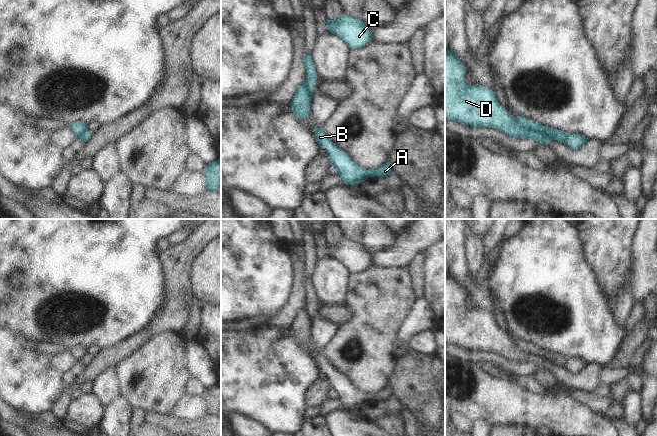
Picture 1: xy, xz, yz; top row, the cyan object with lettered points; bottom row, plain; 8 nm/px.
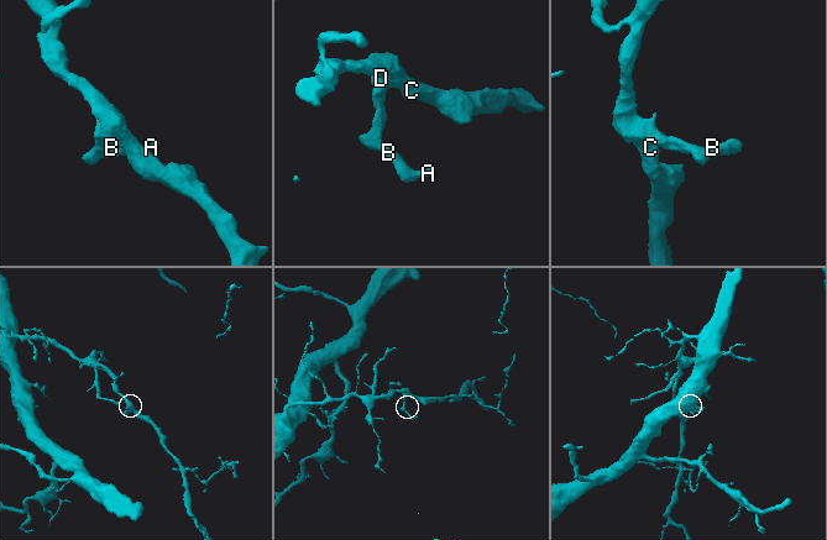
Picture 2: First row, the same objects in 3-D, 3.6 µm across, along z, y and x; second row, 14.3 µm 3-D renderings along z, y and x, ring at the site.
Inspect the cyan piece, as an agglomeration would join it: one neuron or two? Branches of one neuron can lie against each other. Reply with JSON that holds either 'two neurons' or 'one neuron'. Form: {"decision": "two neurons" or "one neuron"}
{"decision": "two neurons"}

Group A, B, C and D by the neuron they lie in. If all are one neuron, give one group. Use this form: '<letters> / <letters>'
A B / C D

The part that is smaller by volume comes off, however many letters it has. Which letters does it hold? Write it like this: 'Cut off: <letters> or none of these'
Cut off: A, B

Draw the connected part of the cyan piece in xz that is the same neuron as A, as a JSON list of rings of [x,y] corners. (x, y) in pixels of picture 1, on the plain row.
[[[314,351],[315,362],[321,372],[326,373],[326,378],[330,387],[334,389],[342,404],[346,409],[358,409],[368,401],[384,401],[390,399],[392,396],[392,387],[388,384],[386,387],[378,391],[376,394],[365,394],[358,390],[350,380],[338,372],[321,354],[321,352]]]

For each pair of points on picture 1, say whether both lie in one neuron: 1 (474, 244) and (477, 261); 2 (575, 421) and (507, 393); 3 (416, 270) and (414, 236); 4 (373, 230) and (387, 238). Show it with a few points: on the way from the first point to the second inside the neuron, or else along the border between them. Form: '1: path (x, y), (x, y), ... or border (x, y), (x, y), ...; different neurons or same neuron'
1: path (474, 248), (475, 257); same neuron
2: path (558, 413), (538, 411), (524, 407); same neuron
3: border (423, 250), (408, 264); different neurons
4: path (376, 233), (379, 236), (384, 236); same neuron

